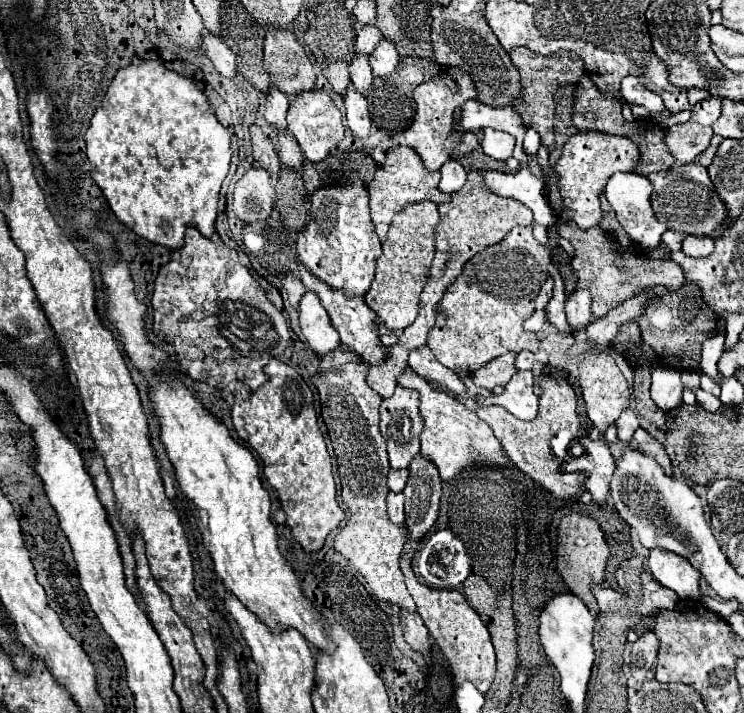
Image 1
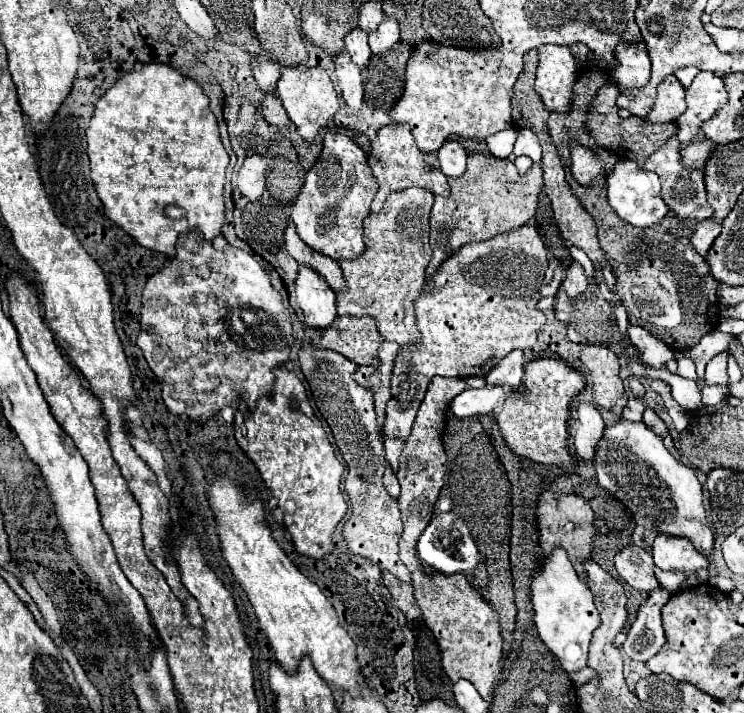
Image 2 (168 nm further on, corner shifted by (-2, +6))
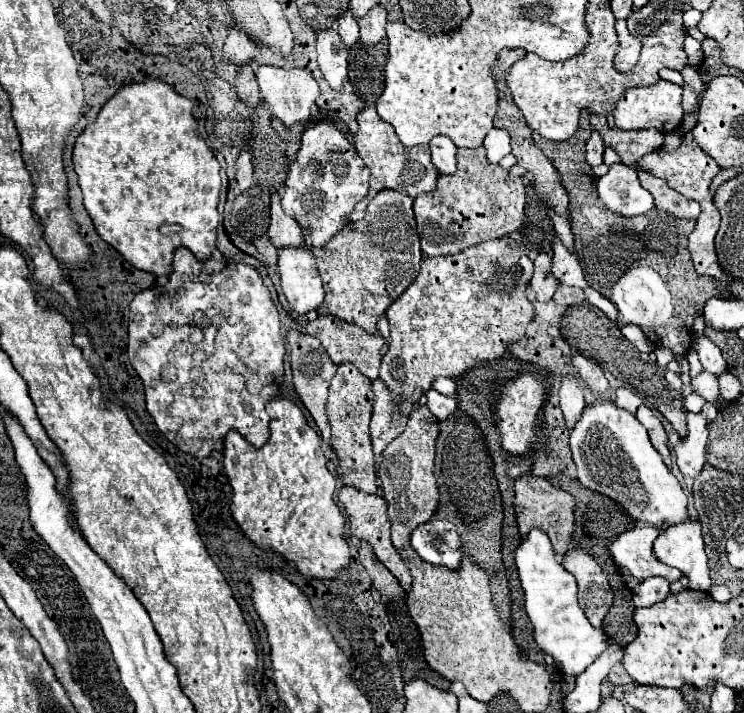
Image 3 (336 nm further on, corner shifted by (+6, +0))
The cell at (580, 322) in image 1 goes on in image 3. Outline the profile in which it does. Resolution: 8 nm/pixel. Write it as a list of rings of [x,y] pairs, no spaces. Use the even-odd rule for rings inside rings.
[[[554,237],[554,261],[552,261],[552,273],[562,285],[572,285],[572,287],[586,287],[586,279],[582,273],[582,267],[578,263],[578,257],[568,253],[566,247],[558,237]]]

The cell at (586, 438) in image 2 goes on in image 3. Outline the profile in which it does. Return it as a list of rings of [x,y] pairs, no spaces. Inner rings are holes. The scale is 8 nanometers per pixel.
[[[572,375],[564,377],[560,385],[560,409],[568,429],[572,429],[572,423],[576,423],[576,419],[580,419],[584,407],[586,407],[586,401],[576,379]]]

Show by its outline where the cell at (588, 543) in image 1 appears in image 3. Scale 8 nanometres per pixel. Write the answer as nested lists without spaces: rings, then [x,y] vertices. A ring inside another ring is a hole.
[[[522,475],[516,485],[514,485],[514,509],[516,509],[516,519],[518,519],[518,529],[520,535],[528,535],[532,527],[540,527],[552,541],[554,551],[564,557],[564,553],[570,547],[572,533],[574,533],[574,497],[558,487],[554,487],[548,479],[534,477],[534,475]]]

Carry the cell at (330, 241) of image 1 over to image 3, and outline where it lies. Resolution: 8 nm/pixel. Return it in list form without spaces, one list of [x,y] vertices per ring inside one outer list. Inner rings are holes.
[[[326,121],[314,123],[304,131],[302,147],[290,165],[286,187],[282,191],[282,209],[290,217],[294,217],[302,229],[310,233],[312,247],[320,249],[328,243],[328,239],[332,239],[332,235],[336,235],[344,225],[348,225],[348,215],[352,213],[354,205],[368,195],[368,189],[370,189],[368,179],[370,179],[370,171],[358,157],[354,145],[350,145],[350,141],[346,139],[346,135],[338,131],[332,123],[326,123]]]

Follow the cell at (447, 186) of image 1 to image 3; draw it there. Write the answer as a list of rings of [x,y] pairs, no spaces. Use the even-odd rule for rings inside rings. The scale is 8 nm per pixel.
[[[444,135],[434,137],[430,141],[430,151],[432,151],[432,163],[440,175],[456,173],[456,145],[448,137]]]

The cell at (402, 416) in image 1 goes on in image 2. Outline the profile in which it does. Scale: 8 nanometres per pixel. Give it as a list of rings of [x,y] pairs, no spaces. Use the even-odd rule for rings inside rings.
[[[524,225],[480,243],[466,243],[436,269],[436,273],[424,283],[420,295],[414,299],[416,329],[420,331],[420,339],[410,345],[404,345],[394,359],[390,381],[392,397],[386,405],[386,437],[408,439],[412,421],[416,419],[426,387],[434,375],[460,379],[468,375],[484,377],[510,351],[526,351],[536,345],[536,333],[540,325],[546,321],[544,313],[536,307],[536,303],[540,301],[540,285],[546,269],[546,249],[534,225]]]

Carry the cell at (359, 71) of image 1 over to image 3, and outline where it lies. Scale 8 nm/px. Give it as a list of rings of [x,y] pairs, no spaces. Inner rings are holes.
[[[348,11],[338,19],[338,29],[336,31],[338,31],[342,43],[348,49],[352,49],[356,45],[356,41],[360,39],[358,37],[358,23],[356,23],[356,19],[352,19],[352,15]]]

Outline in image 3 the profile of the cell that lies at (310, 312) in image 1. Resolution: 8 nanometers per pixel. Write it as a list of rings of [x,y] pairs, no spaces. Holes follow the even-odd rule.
[[[280,249],[278,273],[282,291],[296,315],[318,311],[324,301],[324,289],[310,249]]]

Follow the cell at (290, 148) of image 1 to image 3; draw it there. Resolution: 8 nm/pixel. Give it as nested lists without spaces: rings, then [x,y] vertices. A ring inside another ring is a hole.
[[[249,65],[240,67],[240,75],[236,79],[236,91],[238,97],[248,103],[250,107],[256,107],[256,103],[262,103],[259,86],[254,71]]]

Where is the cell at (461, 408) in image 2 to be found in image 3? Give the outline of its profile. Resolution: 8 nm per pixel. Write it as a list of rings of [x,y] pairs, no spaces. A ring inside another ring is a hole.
[[[434,389],[426,391],[426,399],[428,399],[428,401],[426,401],[428,409],[430,409],[440,421],[448,419],[448,415],[452,415],[452,411],[458,409],[458,397],[448,397],[448,395],[442,395],[442,393],[434,391]]]

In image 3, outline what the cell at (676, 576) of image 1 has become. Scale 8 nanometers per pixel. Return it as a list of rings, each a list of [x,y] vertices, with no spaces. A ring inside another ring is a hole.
[[[686,521],[664,529],[654,543],[654,555],[658,561],[680,569],[688,577],[690,589],[708,591],[710,567],[698,521]]]

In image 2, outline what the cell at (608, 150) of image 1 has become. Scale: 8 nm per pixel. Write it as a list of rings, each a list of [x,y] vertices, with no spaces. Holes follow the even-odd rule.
[[[572,143],[572,175],[580,185],[590,185],[596,175],[608,175],[616,163],[616,155],[608,149],[586,149],[580,143]]]

